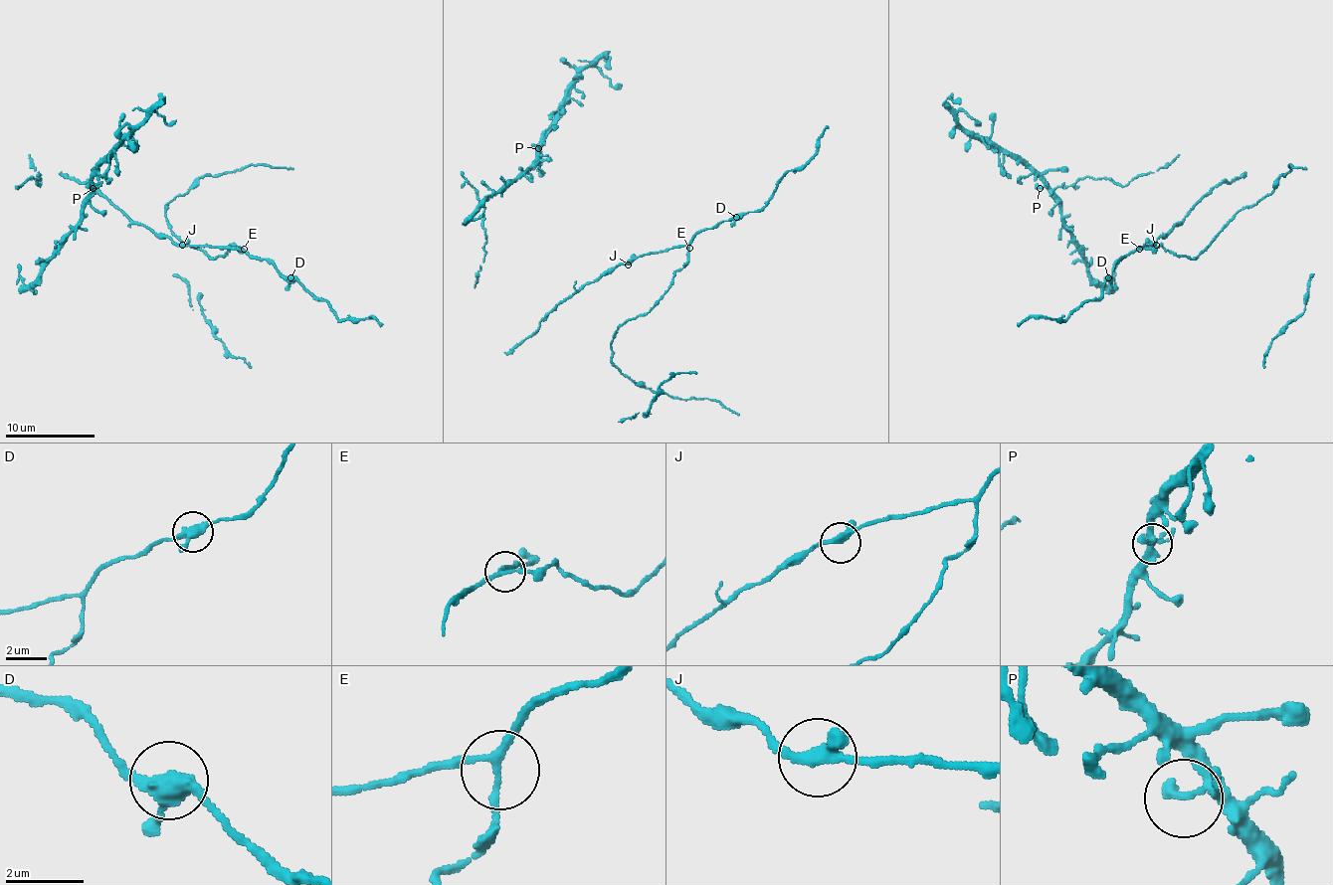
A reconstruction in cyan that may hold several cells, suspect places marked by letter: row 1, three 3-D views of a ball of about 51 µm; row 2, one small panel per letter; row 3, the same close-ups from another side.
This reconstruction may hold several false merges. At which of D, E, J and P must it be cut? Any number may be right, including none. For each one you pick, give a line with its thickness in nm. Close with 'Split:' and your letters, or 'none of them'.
Split: none of them

